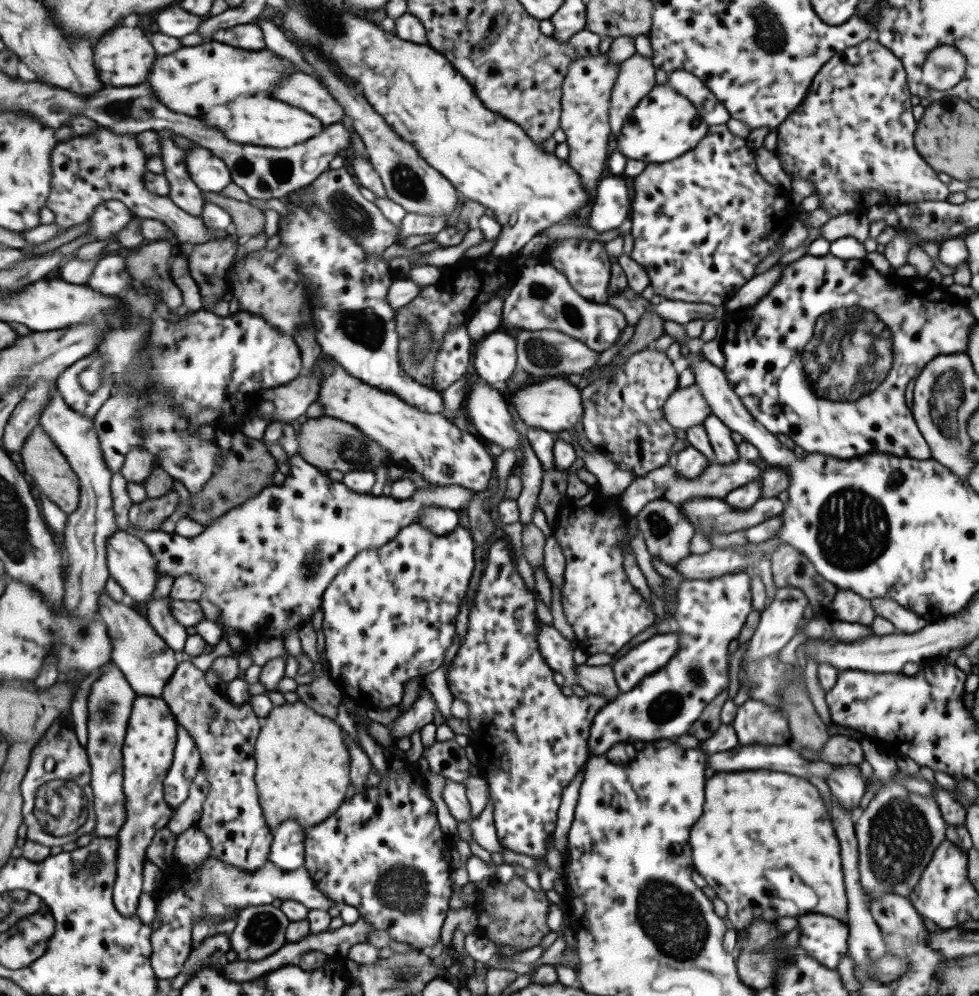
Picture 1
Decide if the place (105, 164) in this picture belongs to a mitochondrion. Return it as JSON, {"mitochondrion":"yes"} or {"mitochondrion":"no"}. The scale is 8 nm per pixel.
{"mitochondrion":"no"}

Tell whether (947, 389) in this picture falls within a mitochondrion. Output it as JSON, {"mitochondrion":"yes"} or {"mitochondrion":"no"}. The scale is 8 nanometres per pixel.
{"mitochondrion":"yes"}

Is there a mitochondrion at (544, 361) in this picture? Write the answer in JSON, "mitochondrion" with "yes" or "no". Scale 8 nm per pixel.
{"mitochondrion":"yes"}

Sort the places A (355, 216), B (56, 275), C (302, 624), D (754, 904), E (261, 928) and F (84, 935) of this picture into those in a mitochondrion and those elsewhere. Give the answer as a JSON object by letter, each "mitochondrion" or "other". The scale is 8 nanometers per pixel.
{"A":"mitochondrion","B":"other","C":"other","D":"other","E":"mitochondrion","F":"other"}

